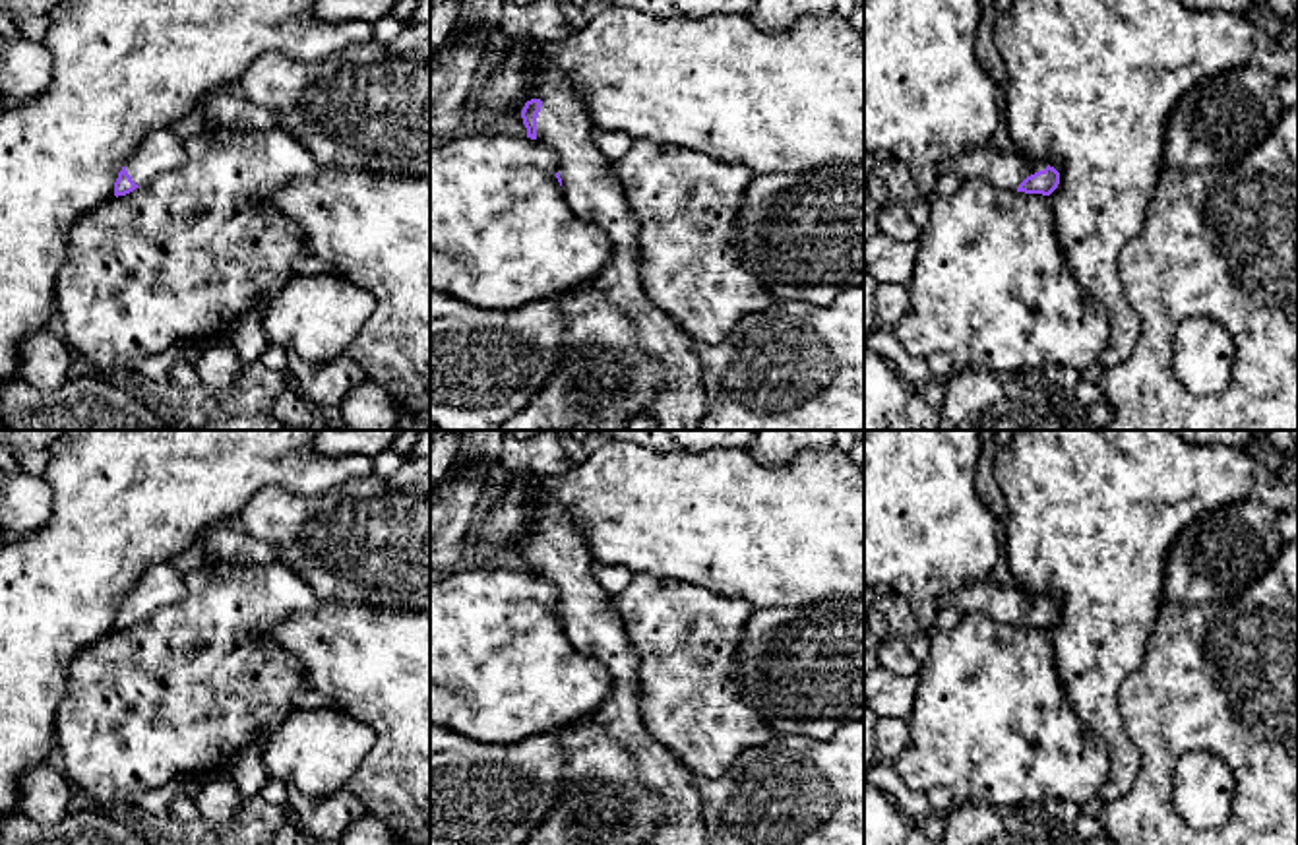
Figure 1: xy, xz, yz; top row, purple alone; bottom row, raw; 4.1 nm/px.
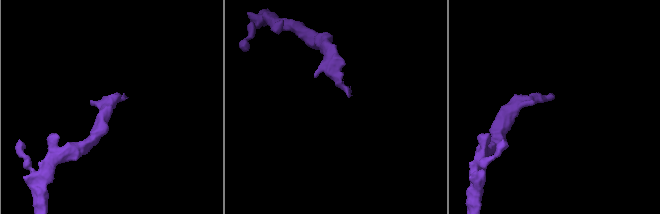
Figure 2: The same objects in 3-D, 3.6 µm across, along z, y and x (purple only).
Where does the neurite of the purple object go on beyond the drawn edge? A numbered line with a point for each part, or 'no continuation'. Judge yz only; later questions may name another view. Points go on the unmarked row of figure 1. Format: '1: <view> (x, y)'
1: yz (1004, 603)

